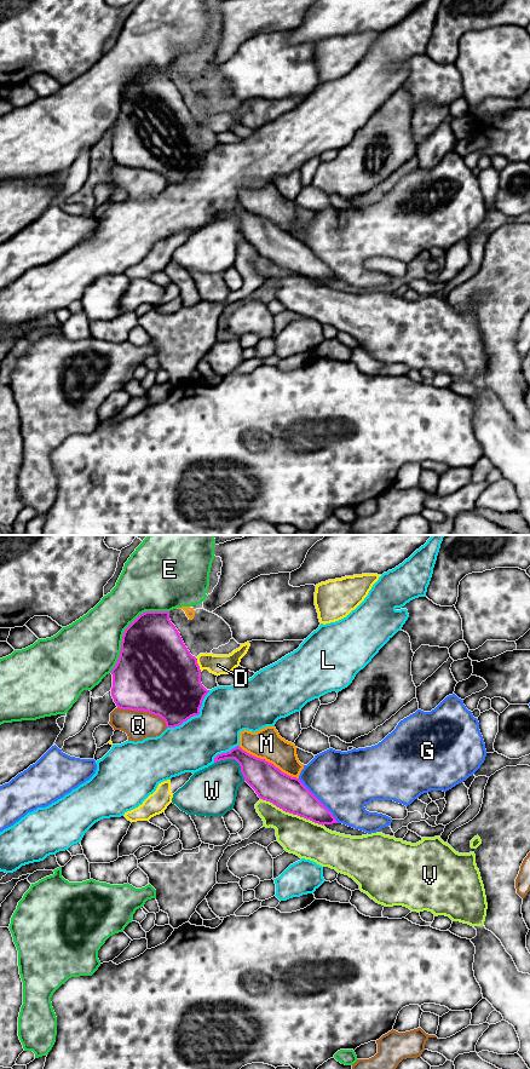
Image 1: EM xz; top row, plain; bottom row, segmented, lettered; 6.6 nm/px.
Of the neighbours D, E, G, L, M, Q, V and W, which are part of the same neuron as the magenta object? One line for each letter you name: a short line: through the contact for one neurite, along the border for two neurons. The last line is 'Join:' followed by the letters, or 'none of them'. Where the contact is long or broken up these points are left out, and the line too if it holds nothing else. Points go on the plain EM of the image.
Join: M

